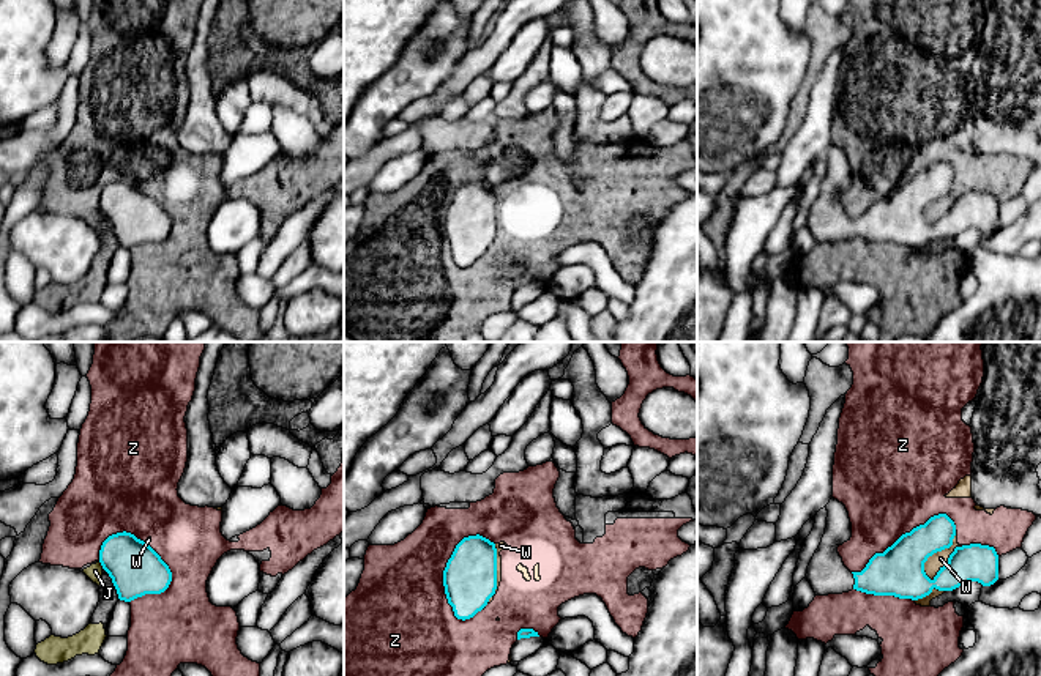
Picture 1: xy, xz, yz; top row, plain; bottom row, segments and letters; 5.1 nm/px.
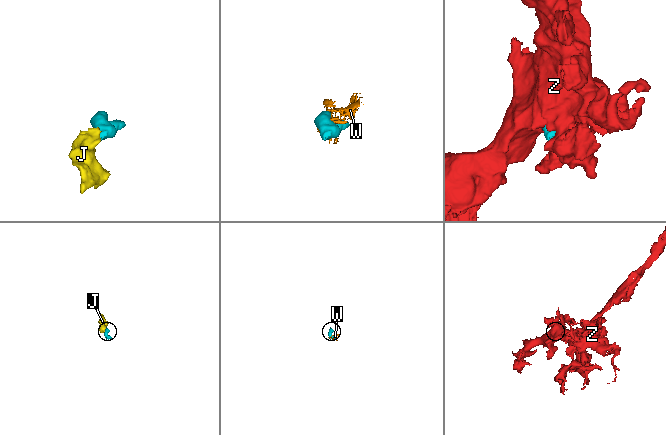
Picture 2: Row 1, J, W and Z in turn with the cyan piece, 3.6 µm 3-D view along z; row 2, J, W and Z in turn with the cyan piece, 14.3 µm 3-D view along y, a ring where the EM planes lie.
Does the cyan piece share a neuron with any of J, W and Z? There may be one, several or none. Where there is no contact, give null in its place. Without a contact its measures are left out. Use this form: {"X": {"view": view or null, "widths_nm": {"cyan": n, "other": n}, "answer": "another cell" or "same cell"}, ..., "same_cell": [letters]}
{"J": {"view": "xy", "widths_nm": {"cyan": 280, "other": 80}, "answer": "another cell"}, "W": {"view": "yz", "widths_nm": {"cyan": 260, "other": 80}, "answer": "another cell"}, "Z": {"view": "xy", "widths_nm": {"cyan": 280, "other": 380}, "answer": "another cell"}, "same_cell": []}

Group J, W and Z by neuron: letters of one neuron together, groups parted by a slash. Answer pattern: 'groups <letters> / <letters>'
groups J W Z

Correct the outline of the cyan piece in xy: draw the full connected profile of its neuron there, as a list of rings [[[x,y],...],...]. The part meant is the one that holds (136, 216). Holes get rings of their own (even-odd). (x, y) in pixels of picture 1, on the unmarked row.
[[[126,178],[103,189],[99,210],[112,225],[118,246],[125,249],[145,241],[161,241],[172,228],[169,213],[150,191]]]

